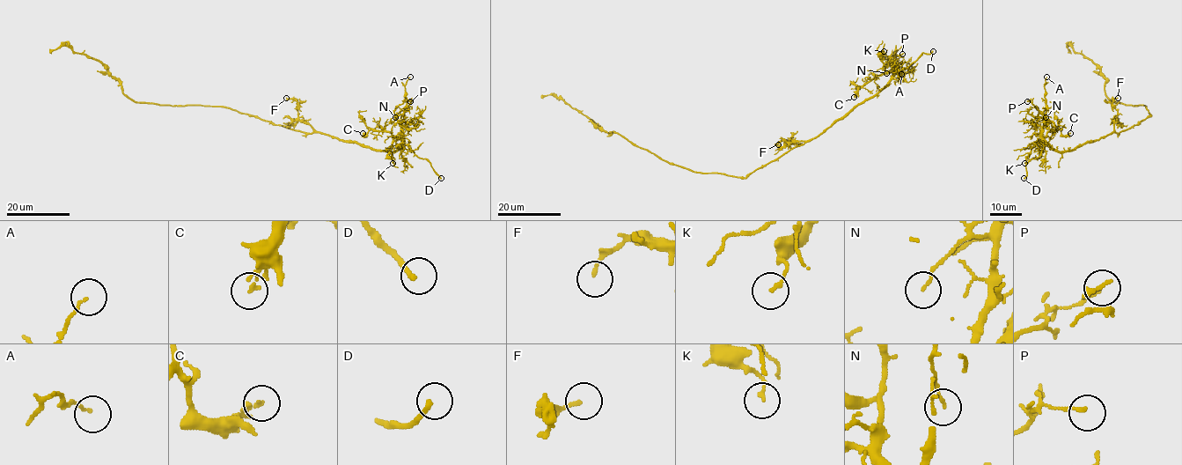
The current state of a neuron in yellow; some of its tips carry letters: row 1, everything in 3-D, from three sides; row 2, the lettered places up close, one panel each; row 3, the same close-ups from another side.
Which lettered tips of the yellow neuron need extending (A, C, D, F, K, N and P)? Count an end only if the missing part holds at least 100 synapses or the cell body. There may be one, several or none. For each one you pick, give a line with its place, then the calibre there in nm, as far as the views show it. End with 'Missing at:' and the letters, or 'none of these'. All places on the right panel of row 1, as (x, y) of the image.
D: (1024, 178) | 190 nm
Missing at: D

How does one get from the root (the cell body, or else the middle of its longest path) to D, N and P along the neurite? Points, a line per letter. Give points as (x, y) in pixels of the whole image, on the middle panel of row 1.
D: (749, 174), (823, 134), (853, 107), (874, 97), (897, 70), (906, 69), (922, 53), (933, 51)
N: (749, 174), (818, 136), (853, 107), (874, 97), (887, 83), (893, 69), (895, 71), (886, 73)
P: (749, 174), (818, 136), (853, 107), (874, 97), (892, 74), (893, 68), (885, 65), (902, 54)

